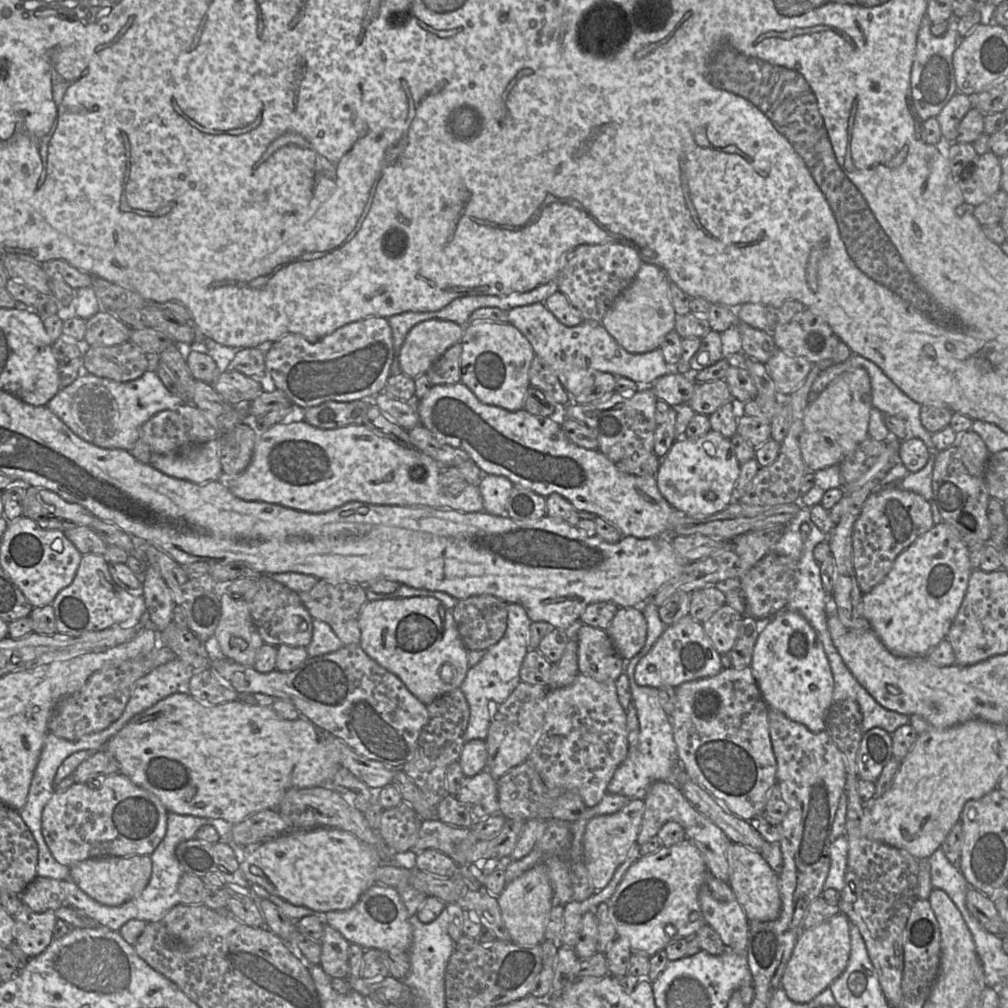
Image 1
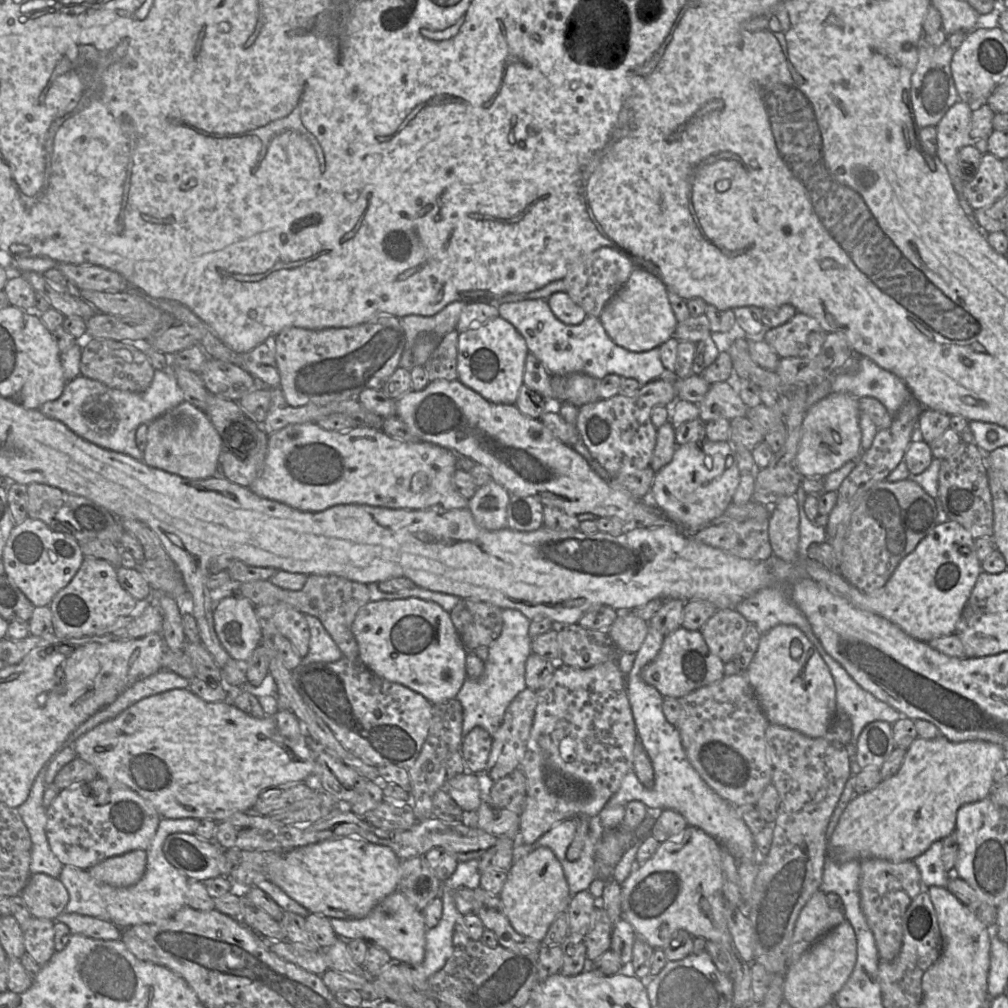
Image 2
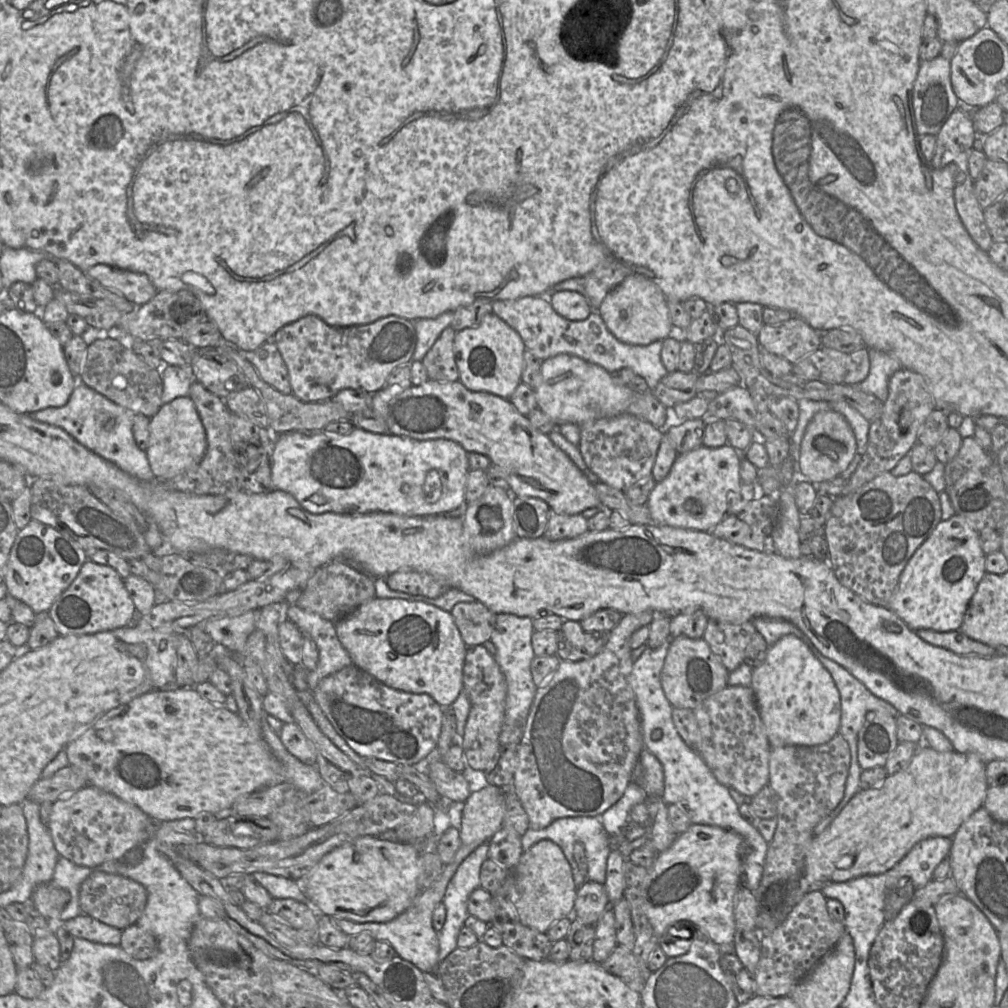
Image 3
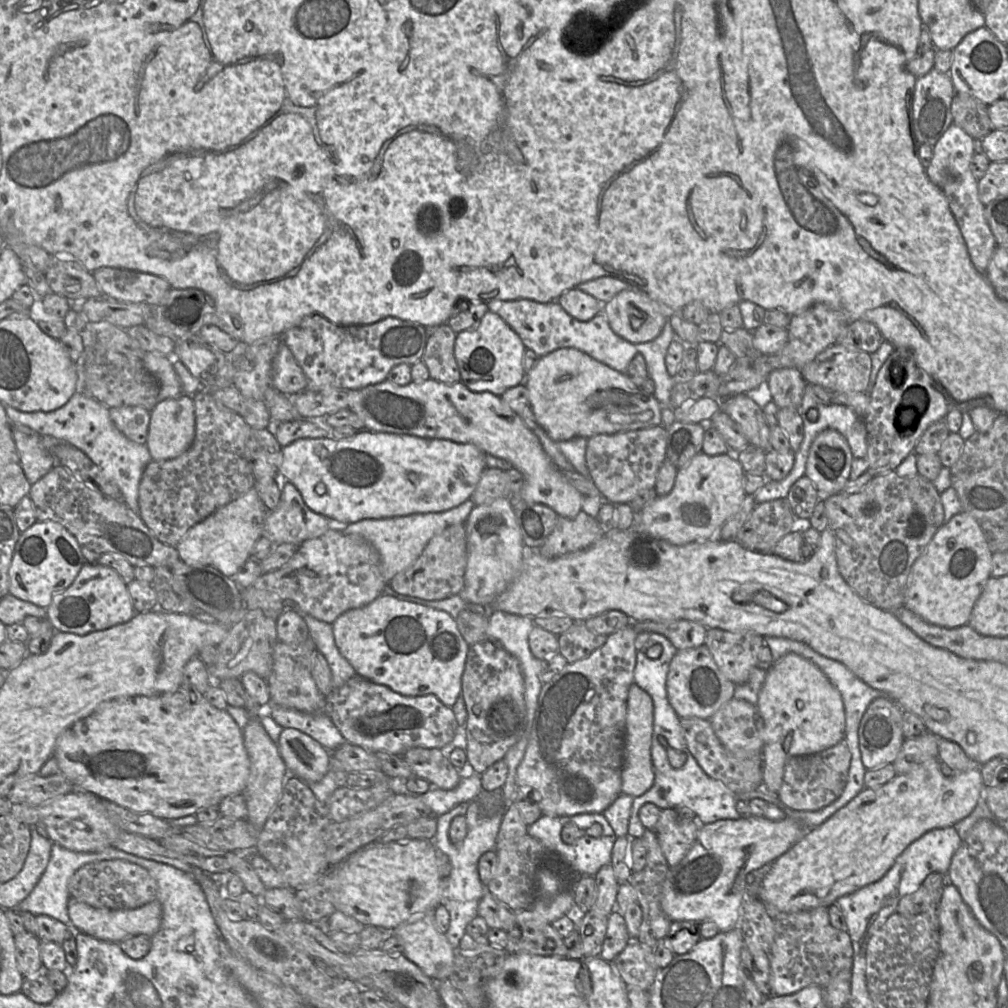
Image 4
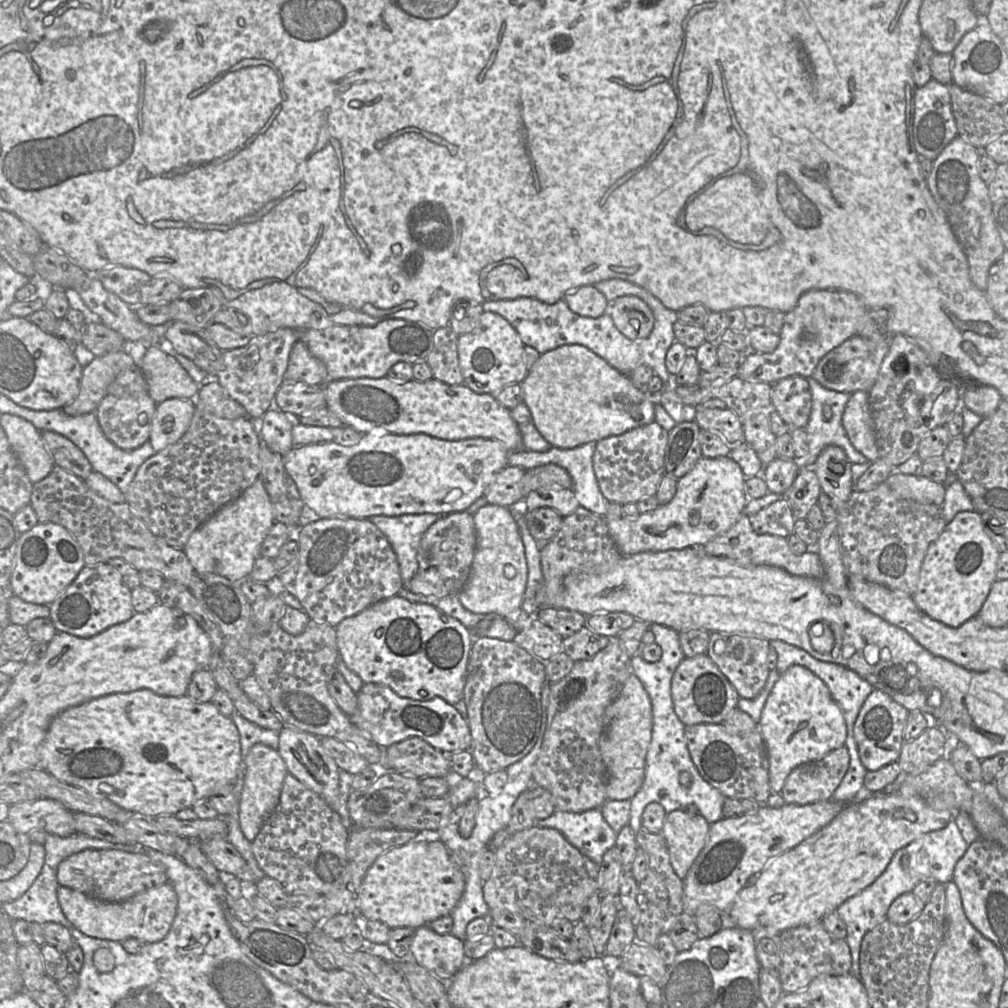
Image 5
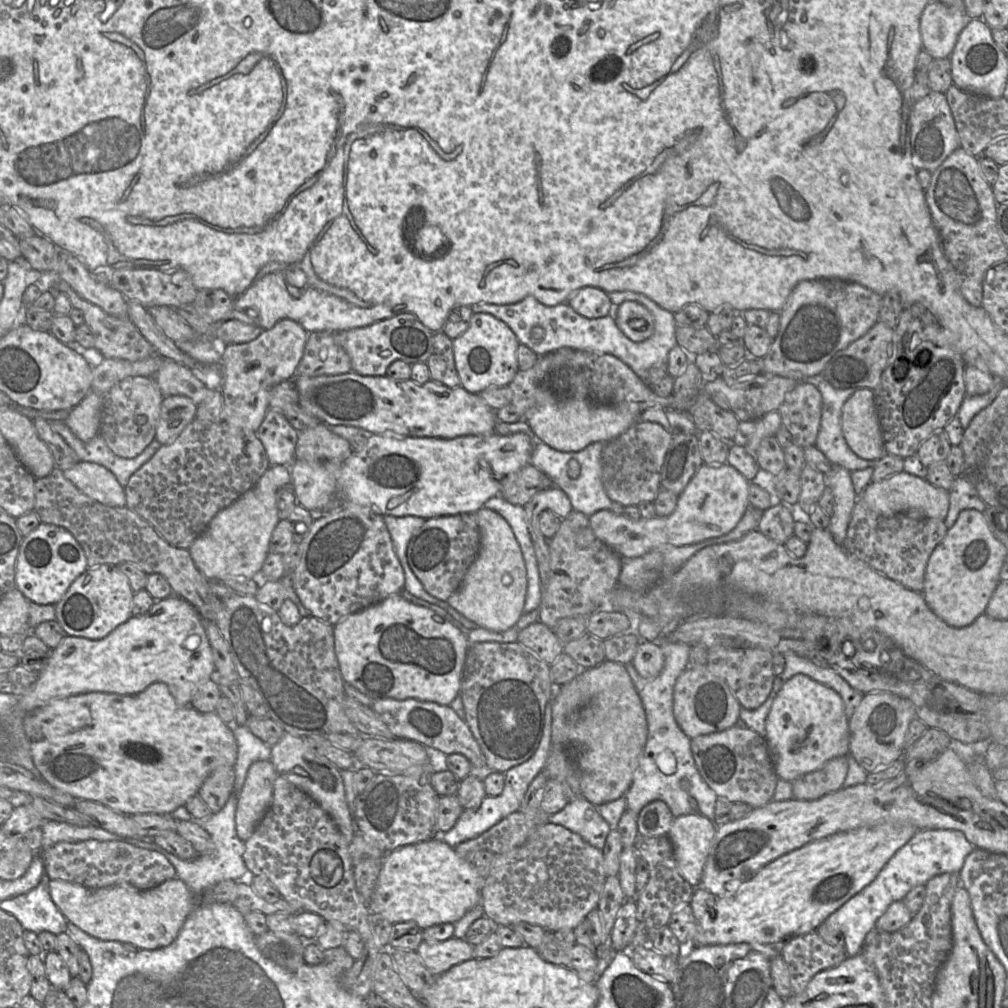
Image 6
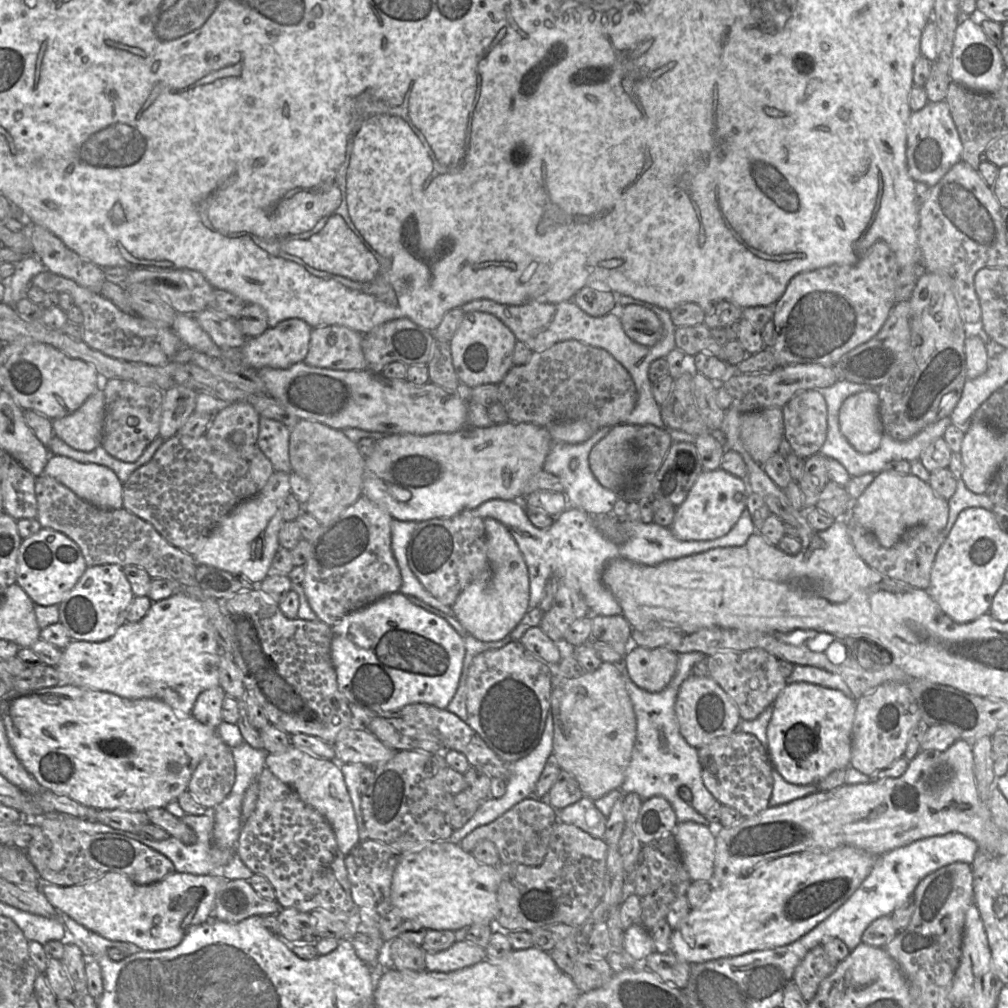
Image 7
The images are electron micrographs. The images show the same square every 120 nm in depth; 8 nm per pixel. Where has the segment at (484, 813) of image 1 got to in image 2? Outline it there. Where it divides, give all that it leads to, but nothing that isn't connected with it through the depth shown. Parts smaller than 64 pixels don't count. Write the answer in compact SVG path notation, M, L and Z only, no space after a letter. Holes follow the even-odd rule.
M471 772L447 779L442 789L466 812L475 812L482 802L479 776Z

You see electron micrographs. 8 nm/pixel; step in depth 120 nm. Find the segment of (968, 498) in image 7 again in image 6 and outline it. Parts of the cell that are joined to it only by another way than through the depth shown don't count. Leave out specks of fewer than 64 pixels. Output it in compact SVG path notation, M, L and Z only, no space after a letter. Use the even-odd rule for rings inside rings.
M962 475L956 476L949 491L949 509L944 523L947 529L953 526L958 514L964 509L983 512L987 504L980 498L972 481Z

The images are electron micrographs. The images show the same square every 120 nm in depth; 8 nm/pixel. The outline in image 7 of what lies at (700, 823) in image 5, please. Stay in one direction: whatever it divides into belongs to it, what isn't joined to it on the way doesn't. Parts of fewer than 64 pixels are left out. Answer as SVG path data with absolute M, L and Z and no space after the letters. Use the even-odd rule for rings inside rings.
M688 821L677 823L672 834L691 881L711 882L716 846L714 830Z

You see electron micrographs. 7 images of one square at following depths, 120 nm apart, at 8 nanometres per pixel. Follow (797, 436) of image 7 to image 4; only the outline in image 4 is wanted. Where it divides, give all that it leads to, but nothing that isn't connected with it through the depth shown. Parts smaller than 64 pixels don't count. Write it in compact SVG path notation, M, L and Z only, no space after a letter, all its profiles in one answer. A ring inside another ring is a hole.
M781 368L772 371L768 376L768 387L772 401L781 408L799 408L806 388L799 369Z

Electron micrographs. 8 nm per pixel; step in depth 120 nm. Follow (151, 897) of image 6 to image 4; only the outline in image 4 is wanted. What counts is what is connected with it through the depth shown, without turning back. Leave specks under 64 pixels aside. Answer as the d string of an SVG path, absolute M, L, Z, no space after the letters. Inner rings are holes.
M70 897L68 901L68 914L72 923L79 931L99 940L121 942L127 937L136 935L145 935L150 938L153 937L160 929L162 906L157 899L154 899L138 908L111 910L95 908Z

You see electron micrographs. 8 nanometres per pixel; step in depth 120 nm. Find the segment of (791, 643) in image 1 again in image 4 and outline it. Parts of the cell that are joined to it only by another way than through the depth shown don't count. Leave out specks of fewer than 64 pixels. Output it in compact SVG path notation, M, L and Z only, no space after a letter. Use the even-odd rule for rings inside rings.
M795 653L786 654L767 670L758 695L757 710L761 720L763 741L763 787L771 793L778 793L786 762L791 757L821 752L845 738L845 710L840 693L814 663Z

